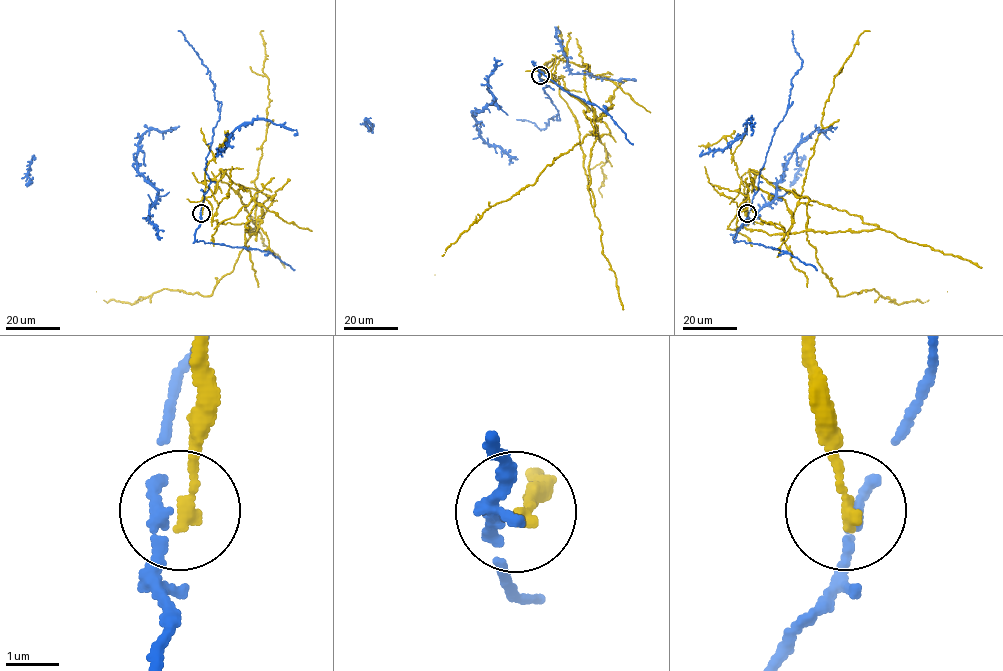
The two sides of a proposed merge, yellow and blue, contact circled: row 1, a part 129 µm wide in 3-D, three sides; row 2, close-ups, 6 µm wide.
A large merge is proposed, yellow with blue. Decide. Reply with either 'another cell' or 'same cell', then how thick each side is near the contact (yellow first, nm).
another cell; calibres 200 and 280 nm

